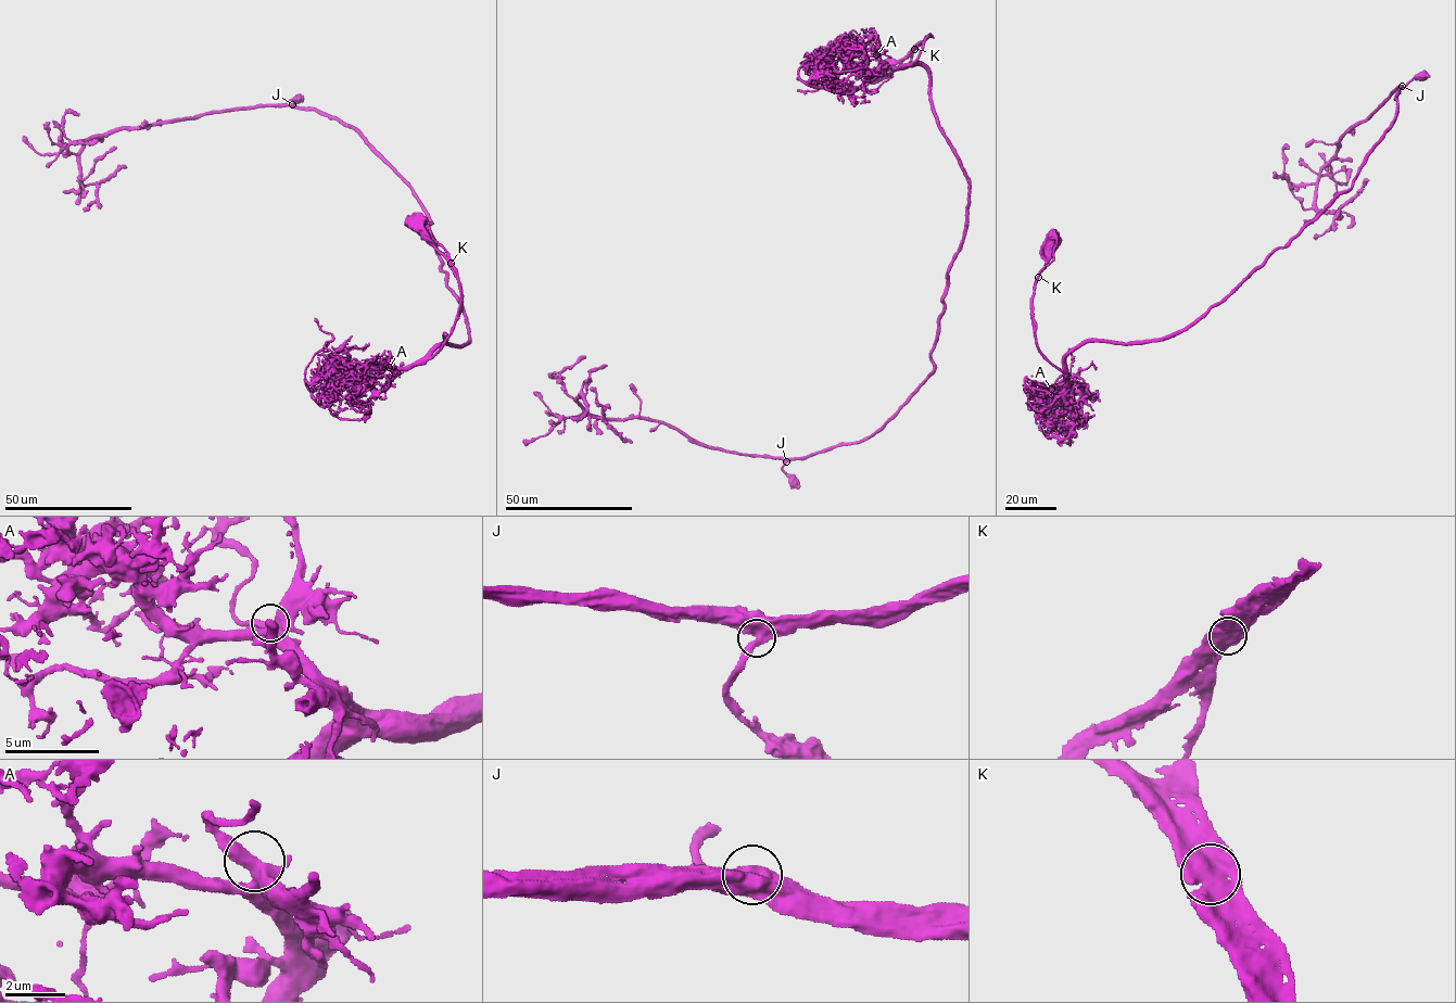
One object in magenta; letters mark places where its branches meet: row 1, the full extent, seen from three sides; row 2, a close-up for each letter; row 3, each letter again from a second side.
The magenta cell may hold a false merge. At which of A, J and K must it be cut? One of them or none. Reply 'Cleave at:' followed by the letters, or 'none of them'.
Cleave at: none of them

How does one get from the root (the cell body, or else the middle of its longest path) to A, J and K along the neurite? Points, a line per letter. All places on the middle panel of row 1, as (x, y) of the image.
A: (875, 77), (931, 34), (912, 63), (888, 66), (876, 54)
J: (875, 77), (931, 34), (914, 62), (969, 183), (961, 249), (928, 377), (872, 435), (786, 461)
K: (875, 77), (914, 49)

